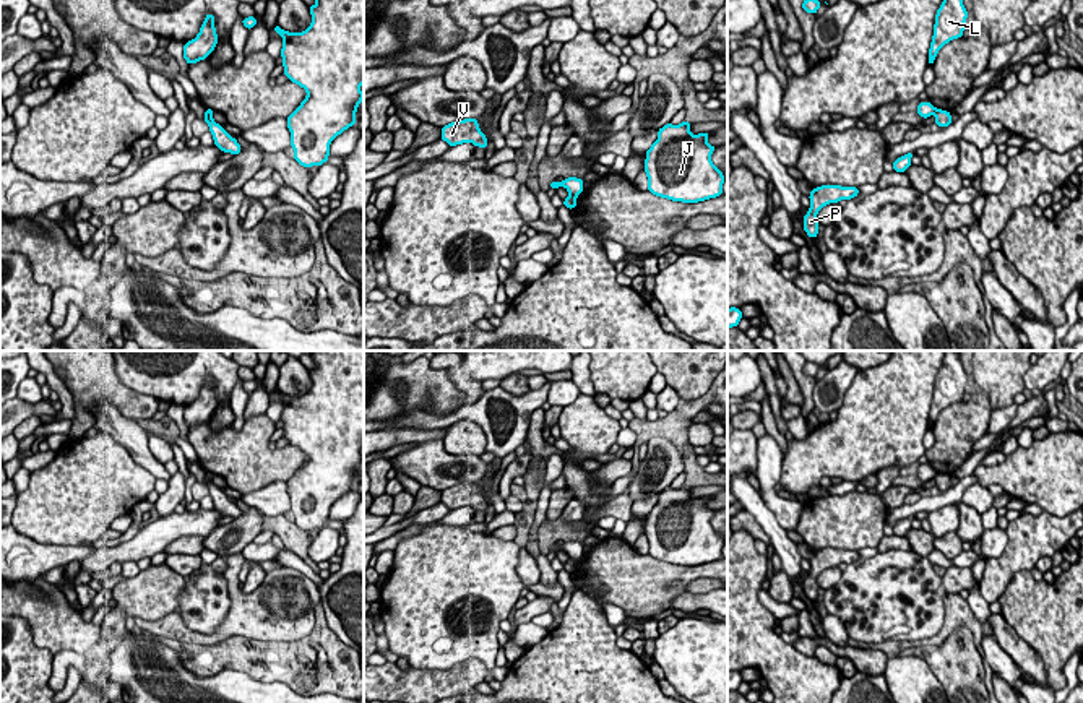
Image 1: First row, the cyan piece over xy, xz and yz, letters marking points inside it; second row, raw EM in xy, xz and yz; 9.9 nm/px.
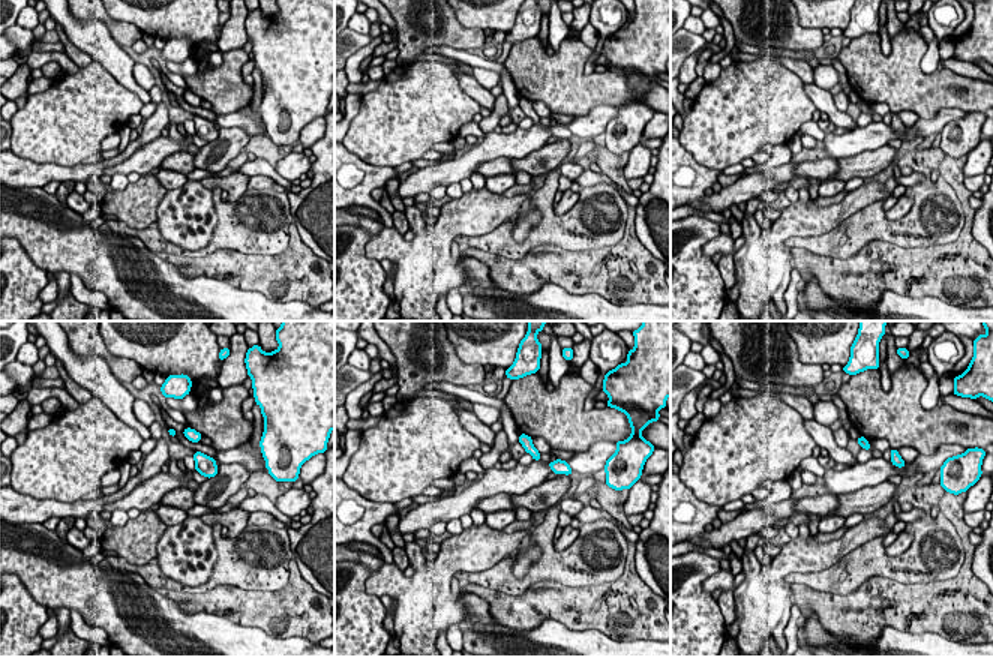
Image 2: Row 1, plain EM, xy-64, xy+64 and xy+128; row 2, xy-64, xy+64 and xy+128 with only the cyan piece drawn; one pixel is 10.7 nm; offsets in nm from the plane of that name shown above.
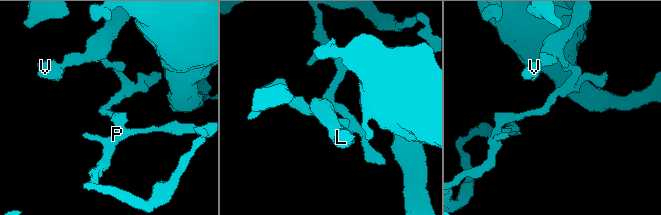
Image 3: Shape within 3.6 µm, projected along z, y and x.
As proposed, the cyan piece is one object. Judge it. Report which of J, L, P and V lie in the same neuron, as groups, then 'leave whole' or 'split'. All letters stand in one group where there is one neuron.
groups J L V / P; split

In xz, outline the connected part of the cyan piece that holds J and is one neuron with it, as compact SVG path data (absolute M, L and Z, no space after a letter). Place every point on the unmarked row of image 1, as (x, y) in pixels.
M671 485L658 494L658 503L646 515L645 536L648 541L648 554L661 562L682 567L698 567L723 559L724 539L711 526L716 510L706 503L708 495L692 498L690 485L672 489Z

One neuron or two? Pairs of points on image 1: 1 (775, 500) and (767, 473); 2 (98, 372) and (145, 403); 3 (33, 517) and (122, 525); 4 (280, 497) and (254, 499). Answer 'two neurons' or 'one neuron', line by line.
1: one neuron
2: one neuron
3: two neurons
4: one neuron

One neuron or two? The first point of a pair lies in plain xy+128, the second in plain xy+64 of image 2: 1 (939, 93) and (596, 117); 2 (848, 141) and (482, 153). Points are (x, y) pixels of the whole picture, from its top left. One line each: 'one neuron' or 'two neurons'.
1: two neurons
2: one neuron

